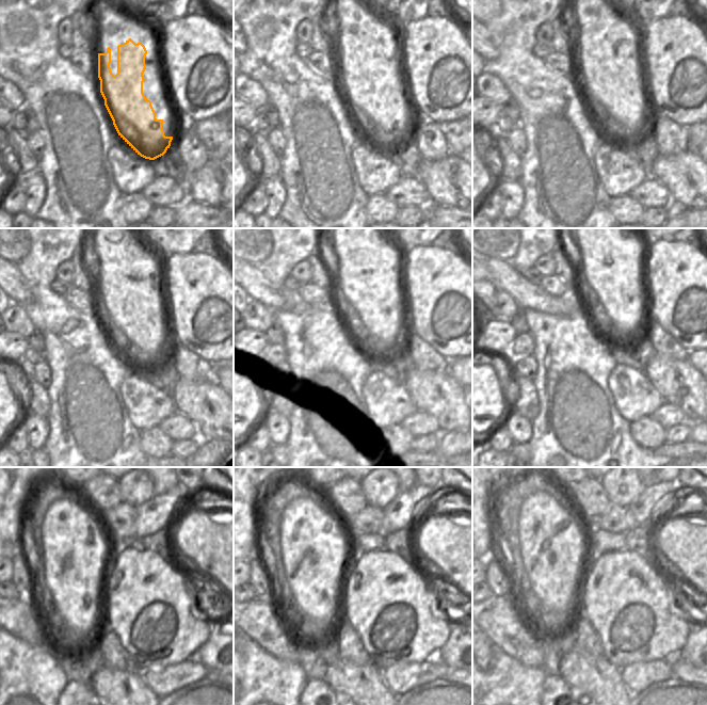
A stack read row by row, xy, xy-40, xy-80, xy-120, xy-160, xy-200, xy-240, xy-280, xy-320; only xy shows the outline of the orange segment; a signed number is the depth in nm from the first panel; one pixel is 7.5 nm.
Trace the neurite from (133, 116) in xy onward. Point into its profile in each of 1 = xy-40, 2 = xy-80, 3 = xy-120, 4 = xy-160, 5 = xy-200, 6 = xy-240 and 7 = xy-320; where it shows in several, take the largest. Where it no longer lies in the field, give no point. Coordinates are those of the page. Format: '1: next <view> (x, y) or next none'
1: next xy-40 (373, 116)
2: next xy-80 (611, 112)
3: next xy-120 (140, 358)
4: next xy-160 (370, 294)
5: next xy-200 (549, 318)
6: next xy-240 (73, 542)
7: next xy-320 (552, 544)

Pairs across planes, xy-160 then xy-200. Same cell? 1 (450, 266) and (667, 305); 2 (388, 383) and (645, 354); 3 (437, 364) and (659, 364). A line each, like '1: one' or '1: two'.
1: one
2: one
3: two

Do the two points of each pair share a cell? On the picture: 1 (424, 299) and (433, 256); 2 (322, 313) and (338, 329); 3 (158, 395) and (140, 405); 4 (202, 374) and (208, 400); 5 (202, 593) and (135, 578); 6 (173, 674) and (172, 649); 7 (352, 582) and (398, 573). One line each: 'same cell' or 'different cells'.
1: same cell
2: same cell
3: different cells
4: different cells
5: different cells
6: different cells
7: same cell

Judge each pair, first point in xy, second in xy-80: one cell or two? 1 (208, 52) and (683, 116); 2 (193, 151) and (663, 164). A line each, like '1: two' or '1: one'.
1: one
2: two

